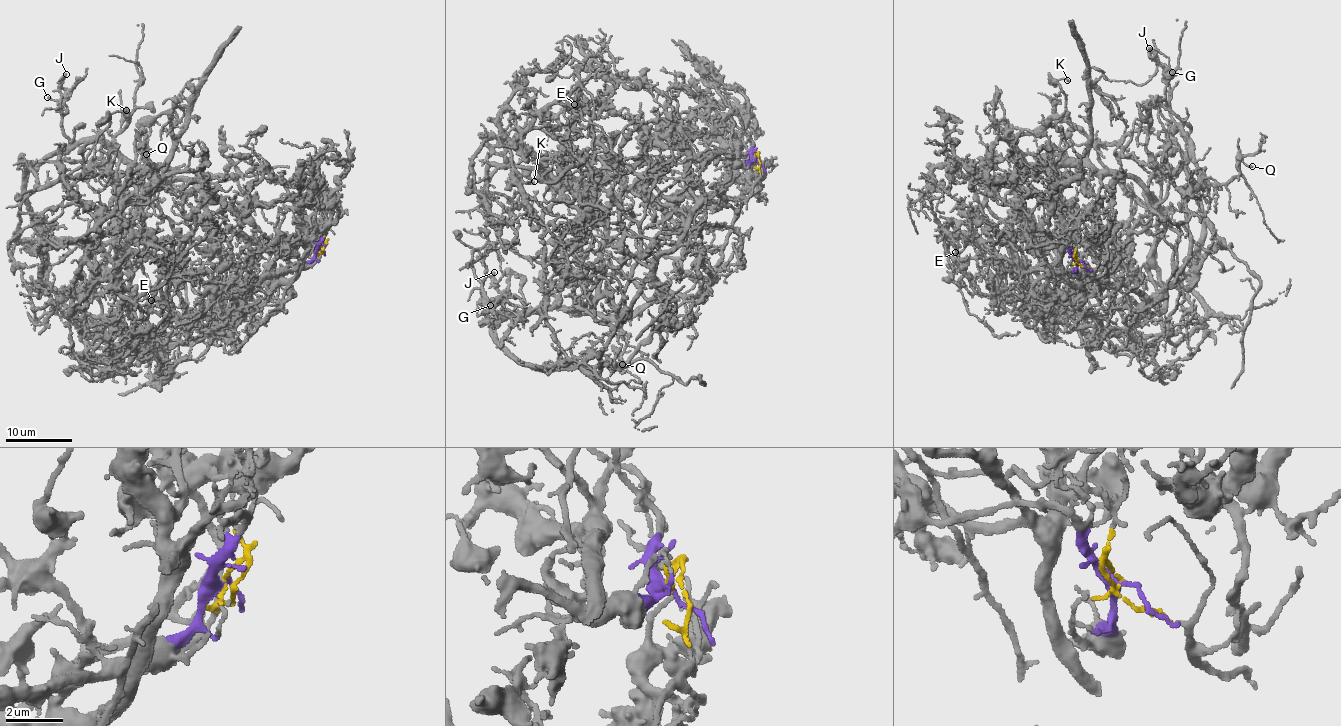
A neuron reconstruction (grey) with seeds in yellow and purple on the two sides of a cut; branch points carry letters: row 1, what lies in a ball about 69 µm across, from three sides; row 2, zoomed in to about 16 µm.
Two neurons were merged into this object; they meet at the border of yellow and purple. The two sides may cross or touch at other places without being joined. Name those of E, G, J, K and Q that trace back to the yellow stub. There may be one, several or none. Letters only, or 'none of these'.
G, J, Q

